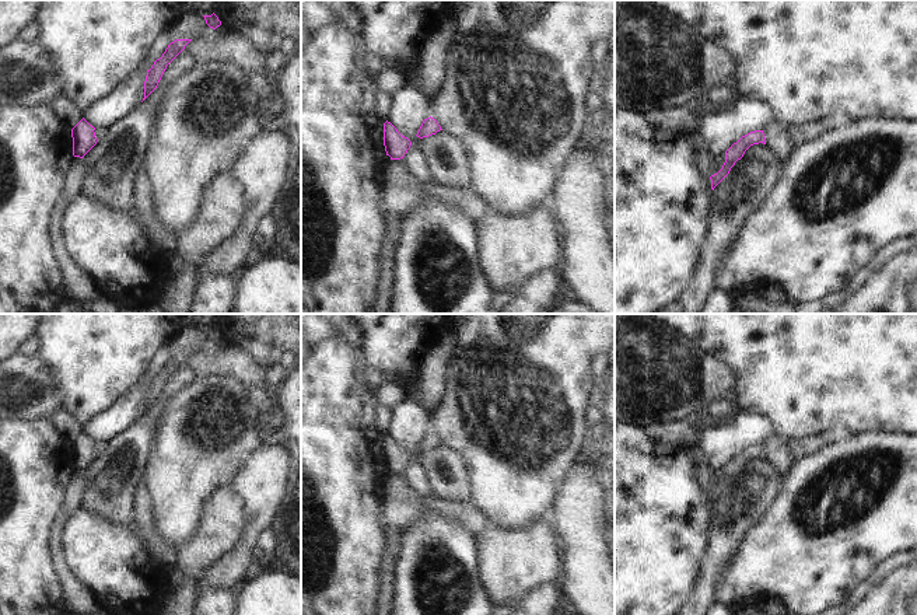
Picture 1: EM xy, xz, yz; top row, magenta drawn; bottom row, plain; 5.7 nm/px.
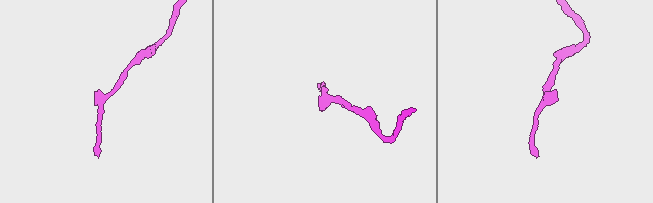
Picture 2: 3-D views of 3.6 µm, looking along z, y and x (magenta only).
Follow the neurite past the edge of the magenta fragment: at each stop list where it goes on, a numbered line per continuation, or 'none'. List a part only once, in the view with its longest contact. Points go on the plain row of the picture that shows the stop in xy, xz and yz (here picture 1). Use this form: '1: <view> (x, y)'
none.

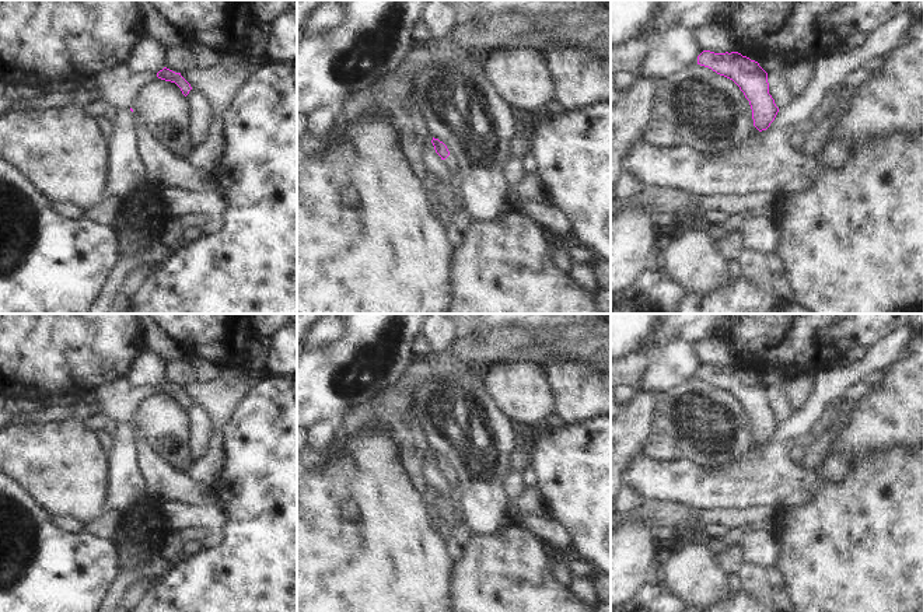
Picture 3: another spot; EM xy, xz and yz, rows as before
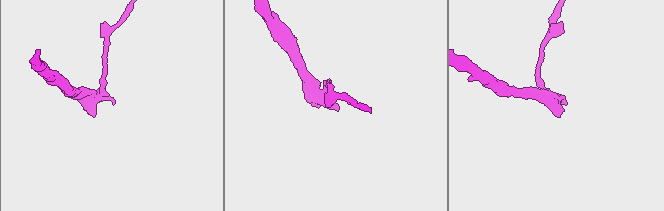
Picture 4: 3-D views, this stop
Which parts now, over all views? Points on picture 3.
1: xz (450, 476).

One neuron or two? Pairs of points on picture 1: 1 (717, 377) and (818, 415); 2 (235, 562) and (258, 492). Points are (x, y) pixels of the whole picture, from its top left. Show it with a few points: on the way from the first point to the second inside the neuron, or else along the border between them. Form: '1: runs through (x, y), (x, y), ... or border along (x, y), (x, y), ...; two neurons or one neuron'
1: border along (717, 356), (732, 371), (737, 390); two neurons
2: runs through (248, 545), (249, 535), (258, 521), (258, 509); one neuron

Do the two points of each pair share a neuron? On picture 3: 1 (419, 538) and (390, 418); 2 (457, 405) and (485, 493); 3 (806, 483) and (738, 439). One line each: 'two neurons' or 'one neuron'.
1: two neurons
2: one neuron
3: two neurons

